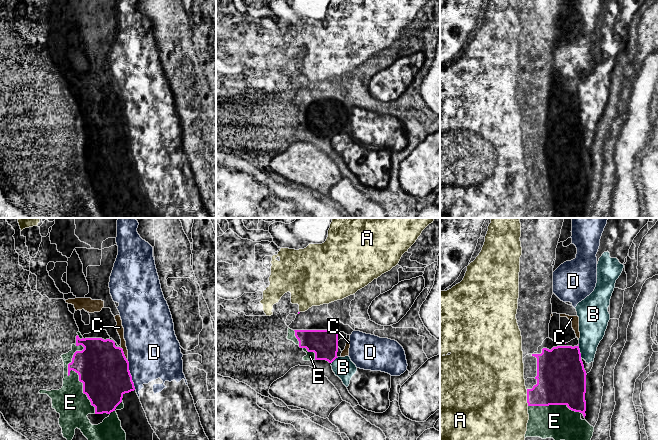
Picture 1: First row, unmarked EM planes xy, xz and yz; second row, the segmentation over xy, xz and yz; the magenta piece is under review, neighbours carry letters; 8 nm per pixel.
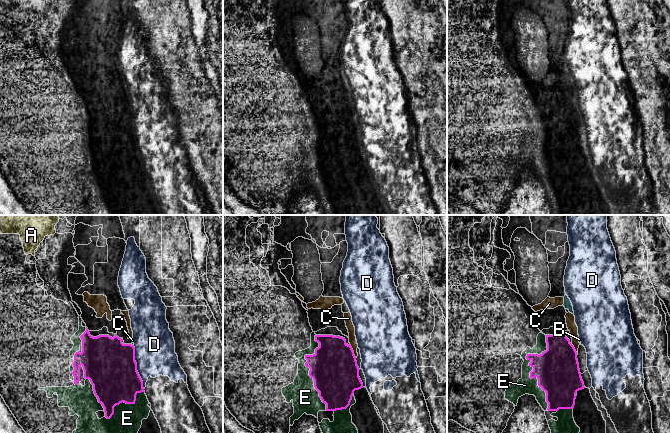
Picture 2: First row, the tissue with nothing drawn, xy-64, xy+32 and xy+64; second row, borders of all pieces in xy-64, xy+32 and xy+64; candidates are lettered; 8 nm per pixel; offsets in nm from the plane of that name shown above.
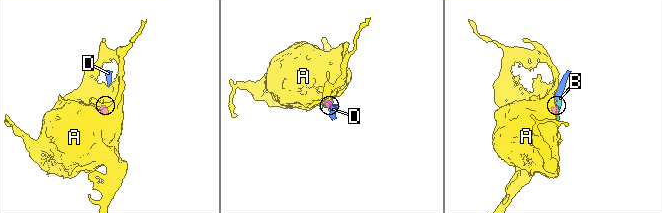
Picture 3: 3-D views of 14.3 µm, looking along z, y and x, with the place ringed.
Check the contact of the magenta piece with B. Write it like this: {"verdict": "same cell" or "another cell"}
{"verdict": "another cell"}

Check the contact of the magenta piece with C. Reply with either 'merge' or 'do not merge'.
merge

